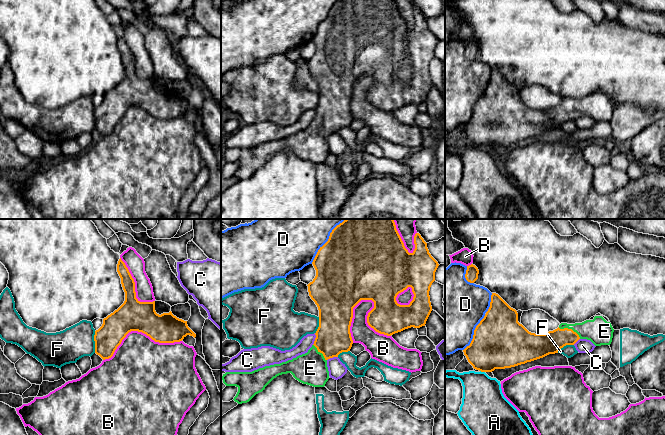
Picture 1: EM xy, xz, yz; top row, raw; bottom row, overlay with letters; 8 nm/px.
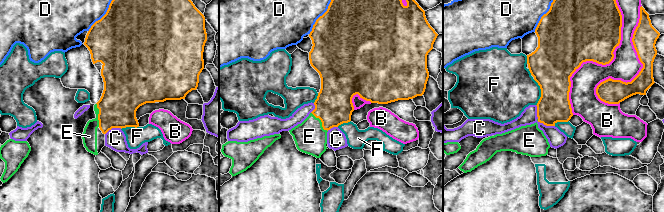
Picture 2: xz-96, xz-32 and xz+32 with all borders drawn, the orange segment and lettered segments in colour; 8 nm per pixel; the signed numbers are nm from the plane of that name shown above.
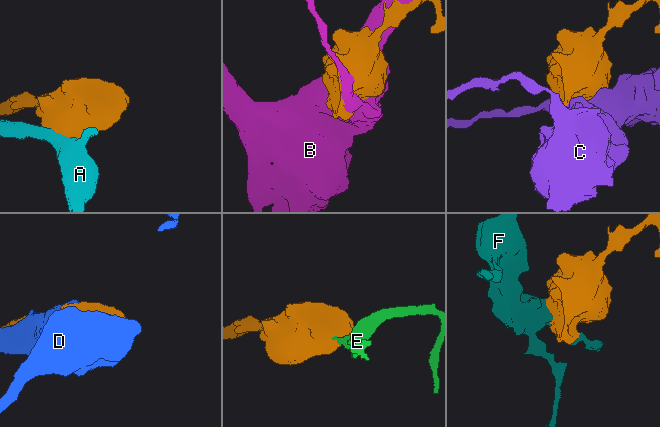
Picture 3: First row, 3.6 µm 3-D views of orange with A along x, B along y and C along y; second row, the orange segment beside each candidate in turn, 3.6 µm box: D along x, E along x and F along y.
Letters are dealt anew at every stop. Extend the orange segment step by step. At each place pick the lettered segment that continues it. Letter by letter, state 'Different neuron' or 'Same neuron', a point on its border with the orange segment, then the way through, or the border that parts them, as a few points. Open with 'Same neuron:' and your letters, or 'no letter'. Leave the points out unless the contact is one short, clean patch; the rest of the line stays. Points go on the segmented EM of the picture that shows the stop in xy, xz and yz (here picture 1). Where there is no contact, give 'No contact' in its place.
Same neuron: E
A: Different neuron. Touches orange at yz (482, 371)
B: Different neuron. Touches orange at xz (368, 314)
C: Different neuron. Touches orange at xz (315, 339)
D: Different neuron. Touches orange at xz (328, 240)
E: Same neuron. Touches orange at yz (570, 329). Path across: yz (551, 342), (564, 335), (570, 329), (597, 330), (600, 332)
F: Different neuron. Touches orange at xy (95, 342)

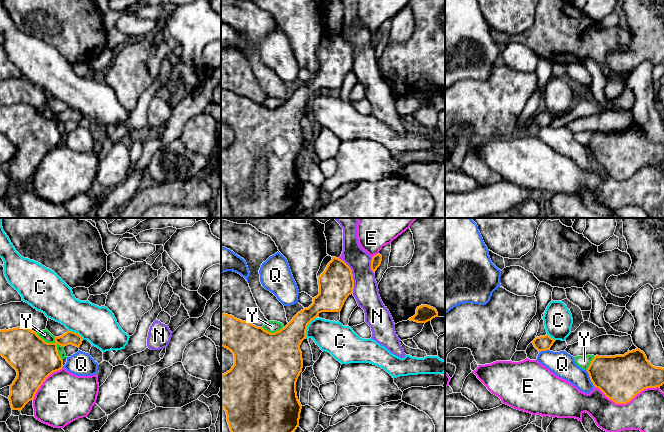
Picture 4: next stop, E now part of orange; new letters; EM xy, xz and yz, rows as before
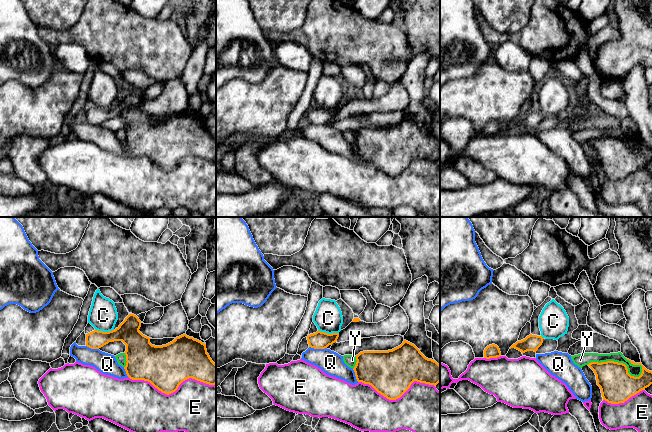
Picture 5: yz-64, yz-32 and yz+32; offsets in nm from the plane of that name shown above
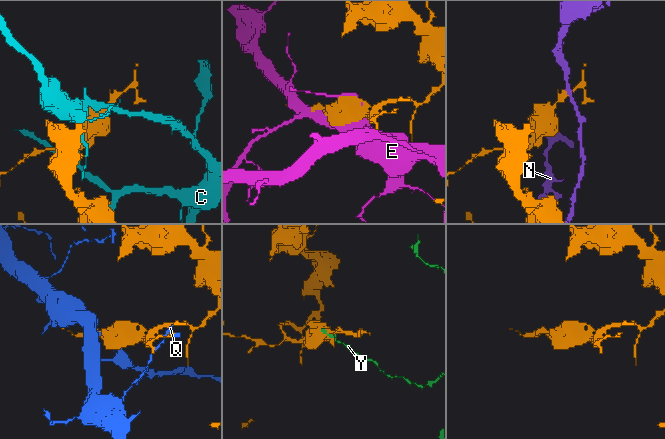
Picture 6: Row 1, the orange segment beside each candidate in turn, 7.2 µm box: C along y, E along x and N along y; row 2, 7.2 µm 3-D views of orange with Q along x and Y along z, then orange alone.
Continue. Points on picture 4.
Same neuron: no letter
C: Different neuron. Touches orange at xz (306, 327). Boundary: xz (315, 317), (308, 324), (305, 337)
E: Different neuron. Touches orange at yz (626, 402)
N: Different neuron. Touches orange at xz (352, 277). Boundary: xz (342, 260), (351, 270), (353, 293)
Q: Different neuron. Touches orange at yz (590, 379)
Y: Different neuron. Touches orange at xy (54, 343)

